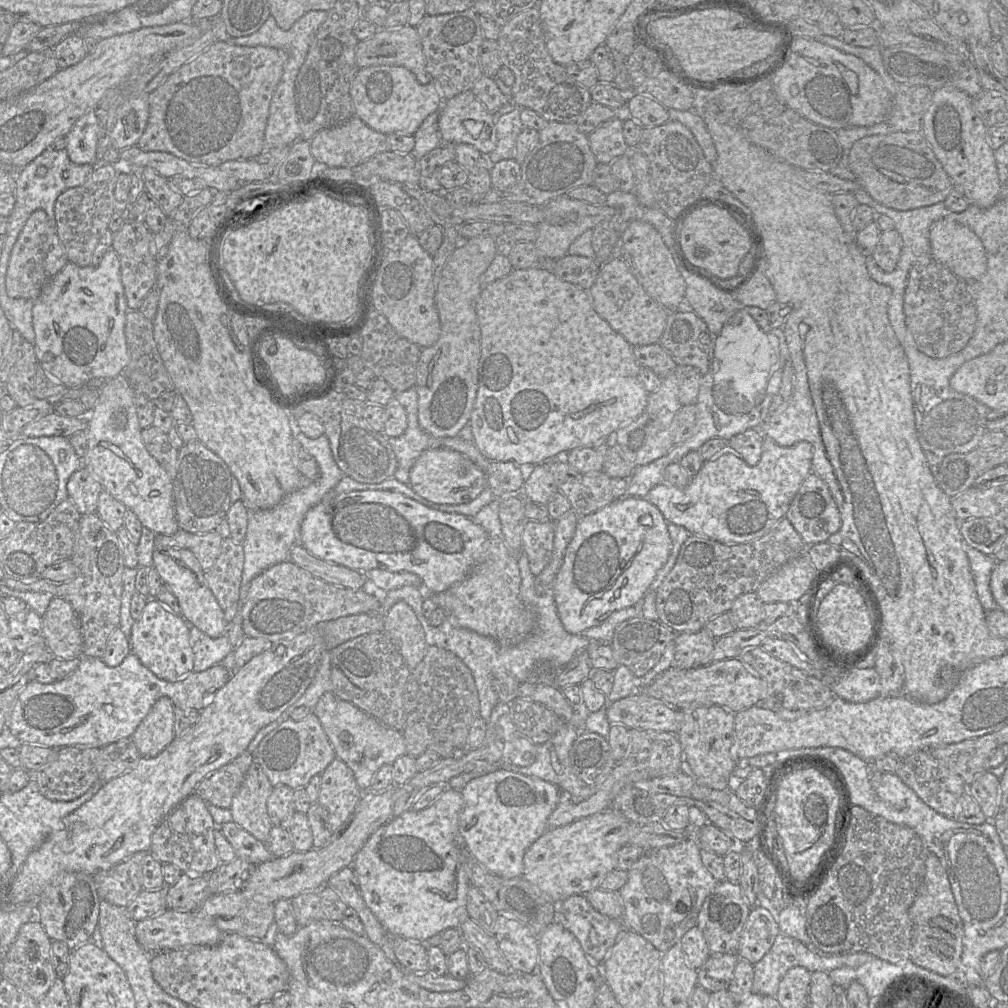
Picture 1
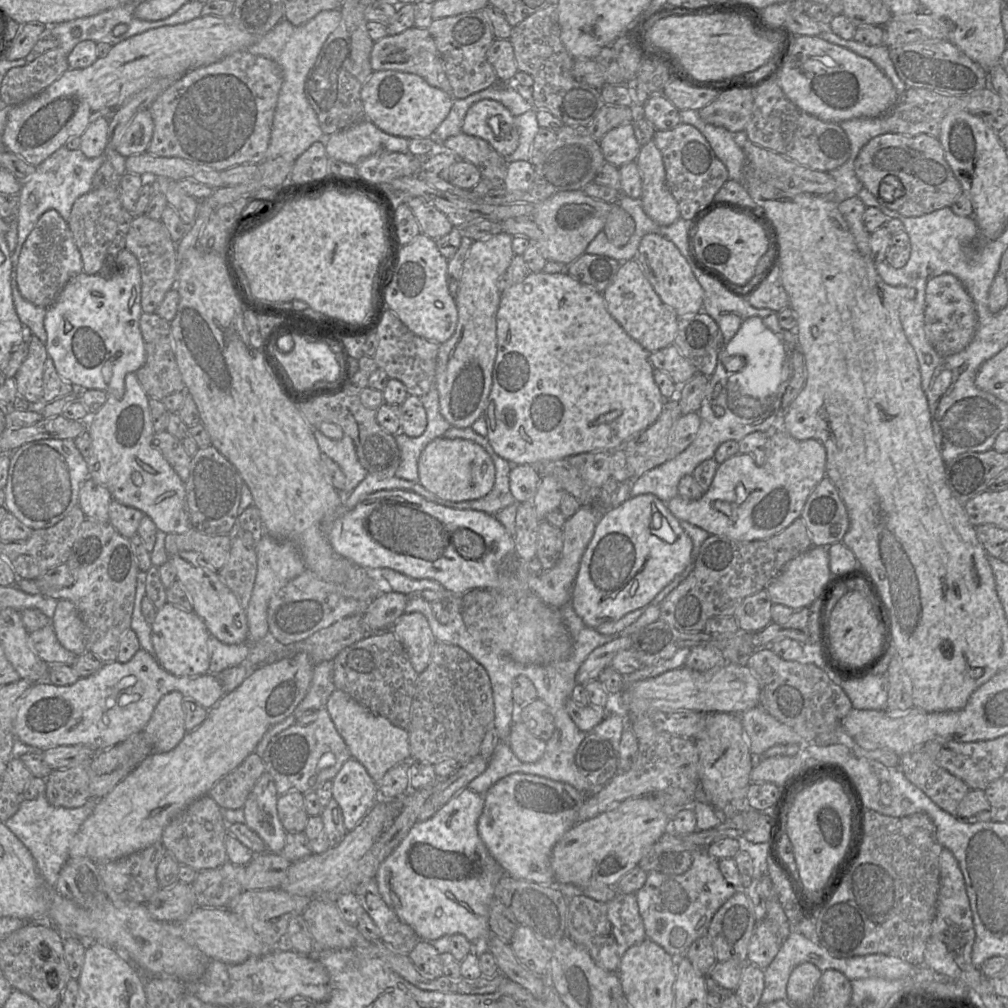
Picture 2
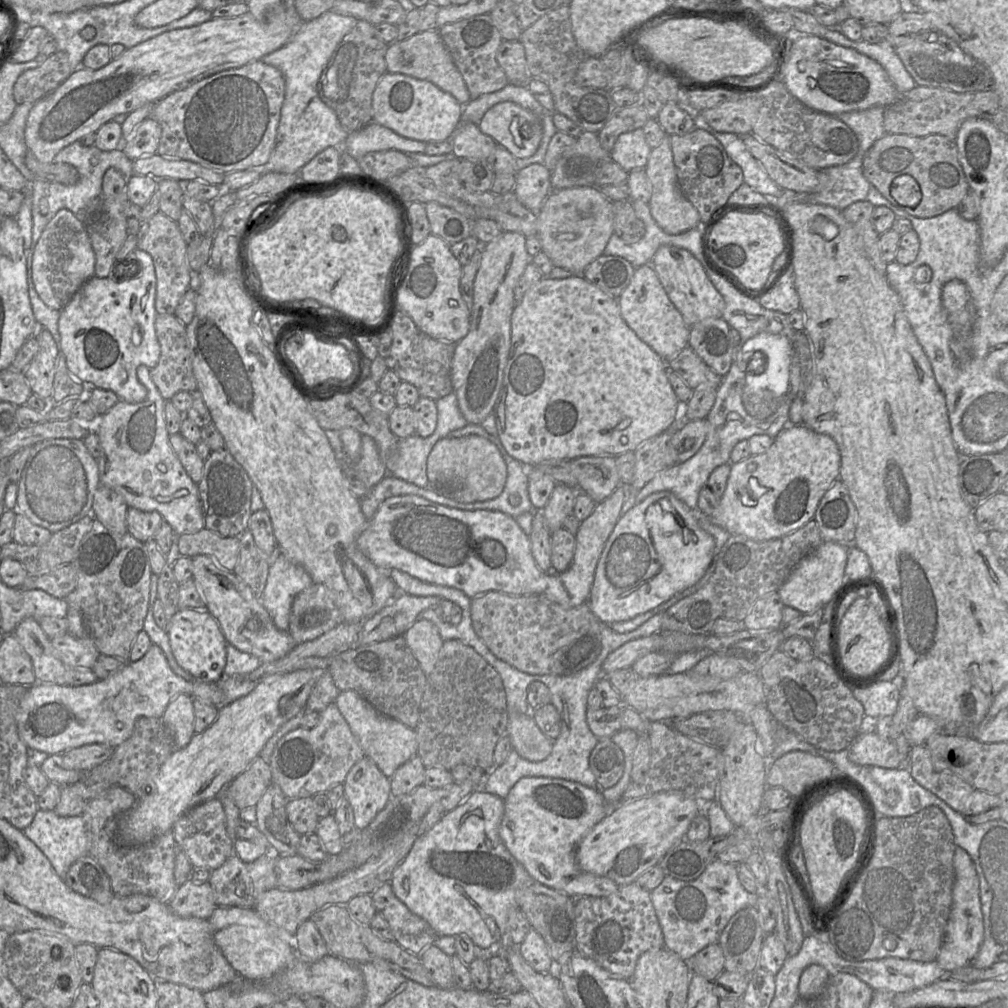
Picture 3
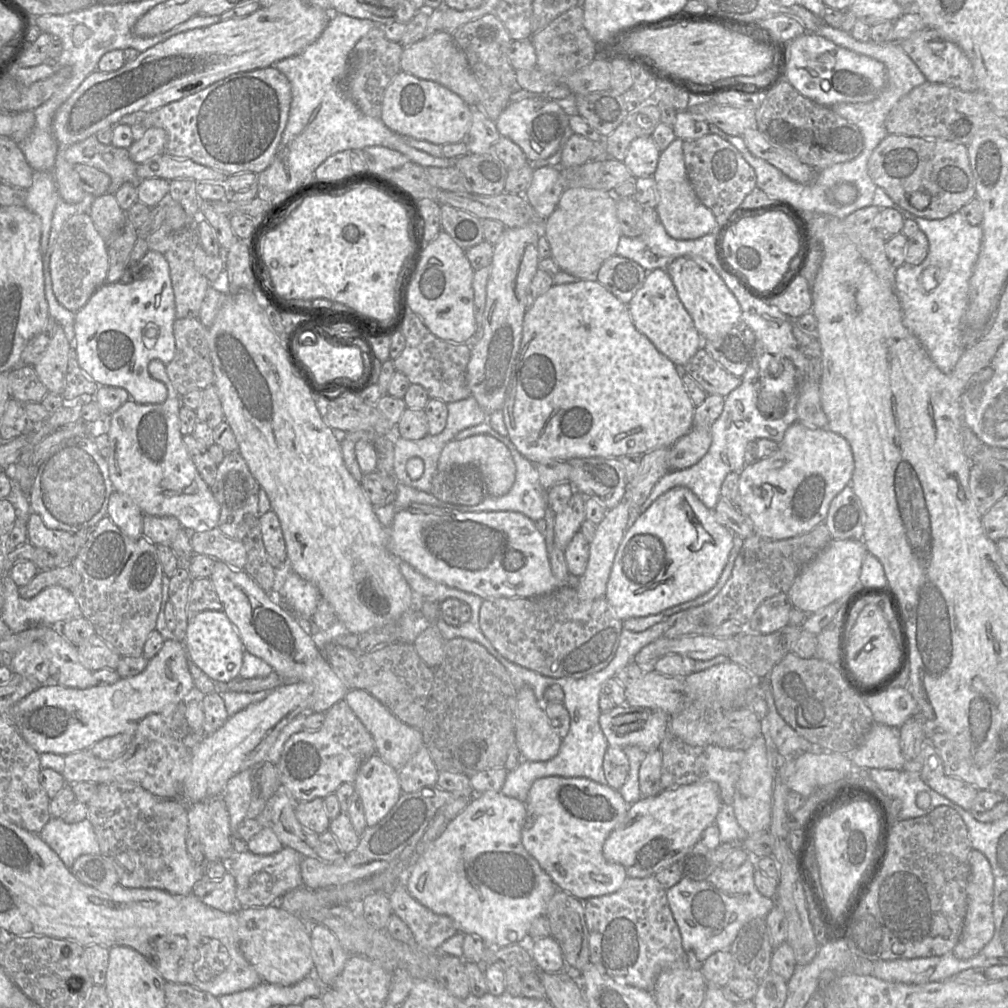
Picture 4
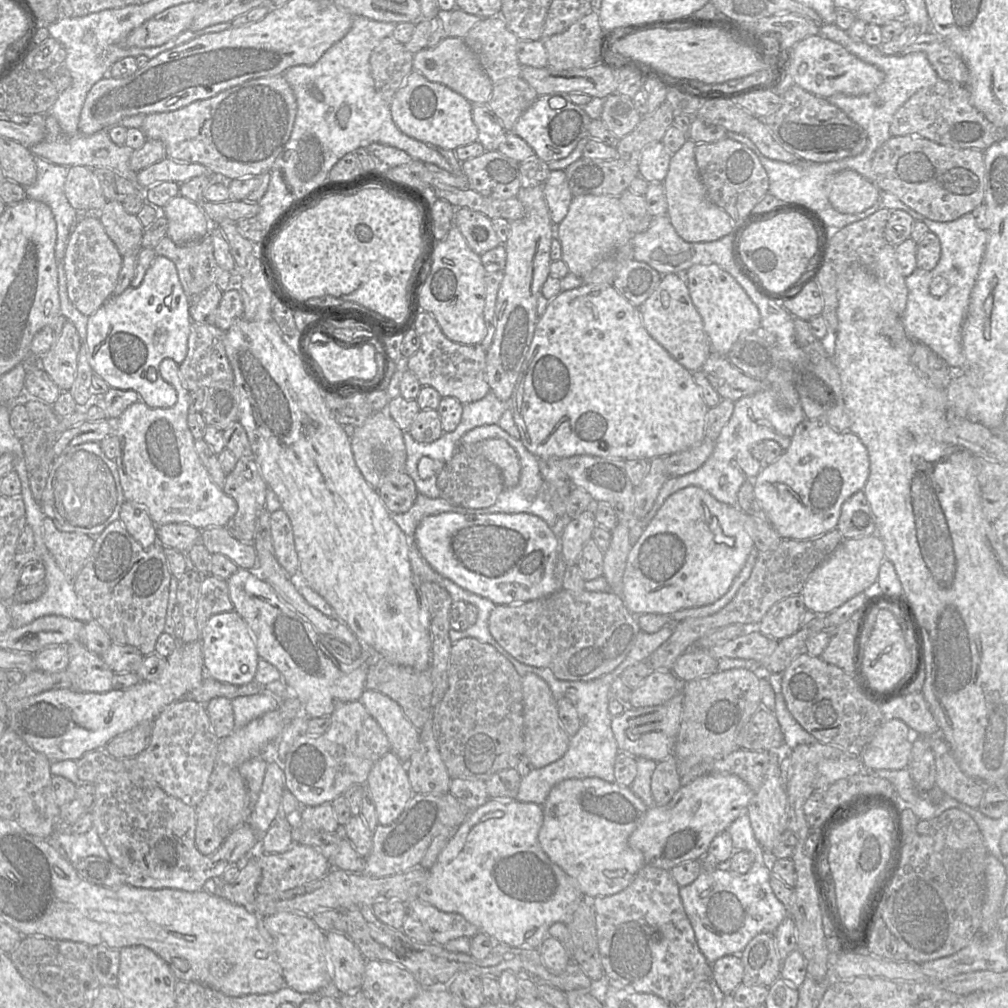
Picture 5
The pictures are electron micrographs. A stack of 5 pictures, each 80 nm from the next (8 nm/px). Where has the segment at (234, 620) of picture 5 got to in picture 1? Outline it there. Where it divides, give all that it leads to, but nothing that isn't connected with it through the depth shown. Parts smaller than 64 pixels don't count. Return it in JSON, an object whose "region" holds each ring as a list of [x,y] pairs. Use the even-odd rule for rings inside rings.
{"region":[[[148,599],[141,617],[135,620],[129,634],[131,653],[158,678],[176,681],[194,672],[194,658],[188,627],[193,626],[182,614],[176,615],[155,600]]]}

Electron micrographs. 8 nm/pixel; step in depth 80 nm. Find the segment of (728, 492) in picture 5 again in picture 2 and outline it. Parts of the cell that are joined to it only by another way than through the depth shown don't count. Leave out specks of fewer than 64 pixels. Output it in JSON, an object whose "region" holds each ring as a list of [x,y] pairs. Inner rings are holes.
{"region":[[[754,316],[746,319],[742,323],[737,333],[723,344],[722,349],[730,356],[743,357],[745,360],[744,366],[738,371],[729,371],[718,360],[713,375],[709,377],[707,393],[698,412],[700,415],[700,427],[695,440],[683,452],[671,460],[634,479],[631,489],[632,497],[642,494],[652,494],[662,501],[667,502],[679,495],[678,484],[681,478],[686,475],[692,475],[700,463],[712,459],[715,451],[723,442],[728,440],[739,441],[755,431],[770,433],[781,430],[781,418],[783,418],[781,398],[787,387],[787,382],[782,381],[783,364],[787,358],[787,350],[783,341],[768,329],[759,317]]]}

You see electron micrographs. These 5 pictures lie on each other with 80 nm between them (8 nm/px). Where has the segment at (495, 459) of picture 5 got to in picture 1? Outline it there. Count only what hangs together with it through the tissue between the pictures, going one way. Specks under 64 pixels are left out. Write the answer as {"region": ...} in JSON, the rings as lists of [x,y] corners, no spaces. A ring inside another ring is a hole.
{"region":[[[430,447],[423,451],[410,470],[409,486],[422,498],[438,504],[460,504],[475,499],[487,488],[482,468],[460,452]]]}

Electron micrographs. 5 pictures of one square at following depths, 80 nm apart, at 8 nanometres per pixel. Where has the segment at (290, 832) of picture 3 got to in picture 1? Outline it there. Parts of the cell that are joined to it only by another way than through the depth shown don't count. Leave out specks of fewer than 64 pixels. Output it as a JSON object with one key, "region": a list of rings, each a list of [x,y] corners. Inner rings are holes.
{"region":[[[253,762],[229,808],[232,822],[263,843],[274,827],[267,811],[267,800],[273,788],[261,767]]]}

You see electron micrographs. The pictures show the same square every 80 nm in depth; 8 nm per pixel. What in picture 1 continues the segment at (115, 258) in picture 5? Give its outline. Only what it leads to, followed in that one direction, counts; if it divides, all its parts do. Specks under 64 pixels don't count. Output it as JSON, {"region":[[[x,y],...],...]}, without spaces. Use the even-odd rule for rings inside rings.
{"region":[[[36,210],[27,219],[10,252],[5,276],[6,293],[11,297],[35,301],[48,282],[68,263],[54,219],[44,210]]]}

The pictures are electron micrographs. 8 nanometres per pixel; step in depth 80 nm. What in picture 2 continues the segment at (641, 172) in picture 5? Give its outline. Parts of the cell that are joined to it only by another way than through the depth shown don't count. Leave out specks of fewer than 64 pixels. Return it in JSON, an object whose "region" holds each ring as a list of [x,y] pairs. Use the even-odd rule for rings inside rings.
{"region":[[[631,124],[618,126],[607,132],[599,141],[599,146],[606,162],[616,167],[635,162],[641,148]]]}

